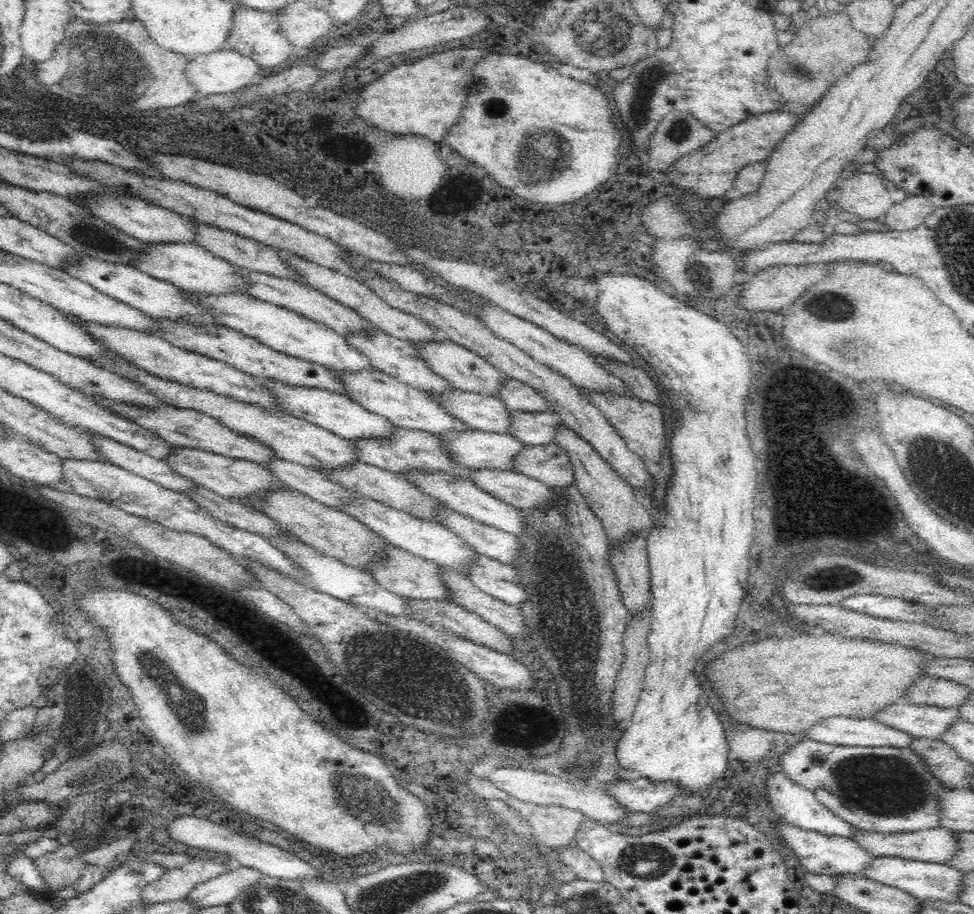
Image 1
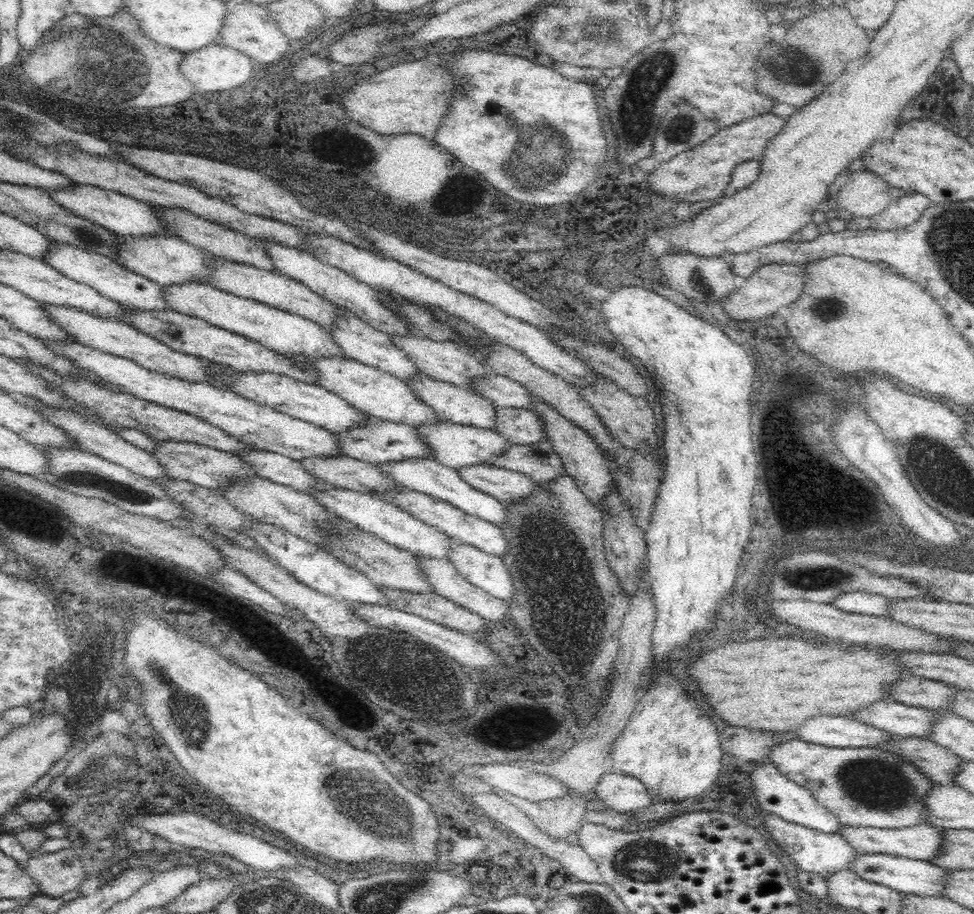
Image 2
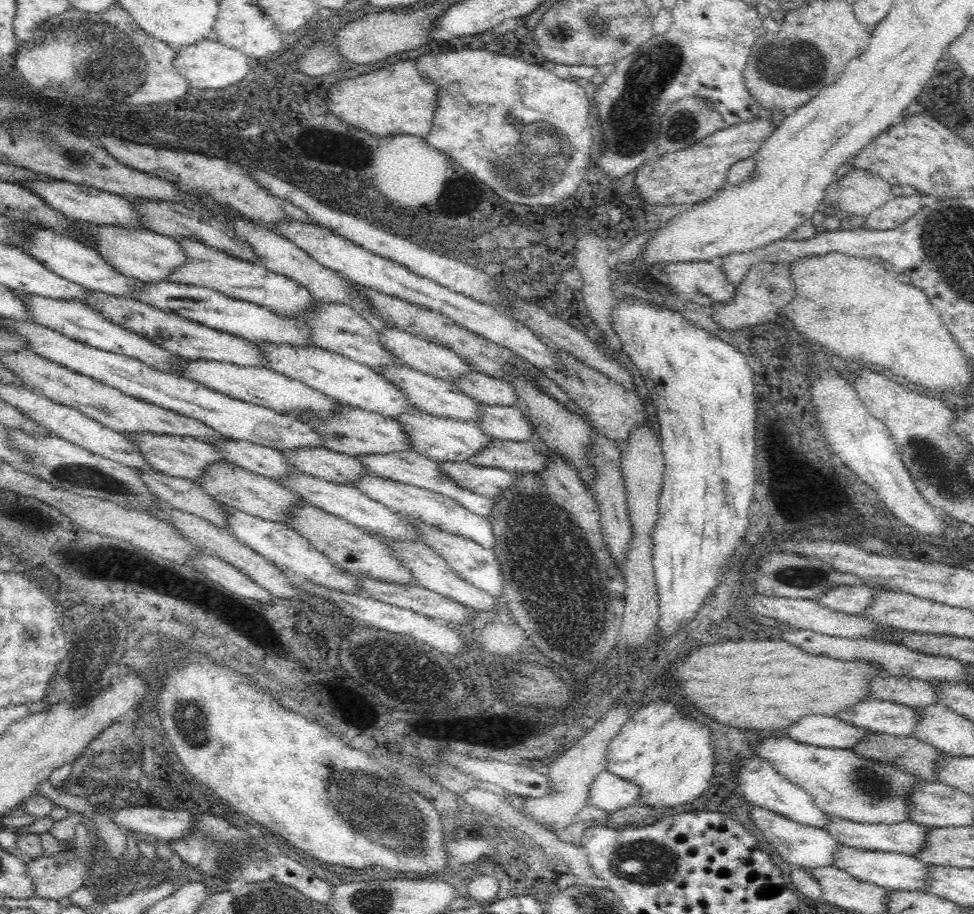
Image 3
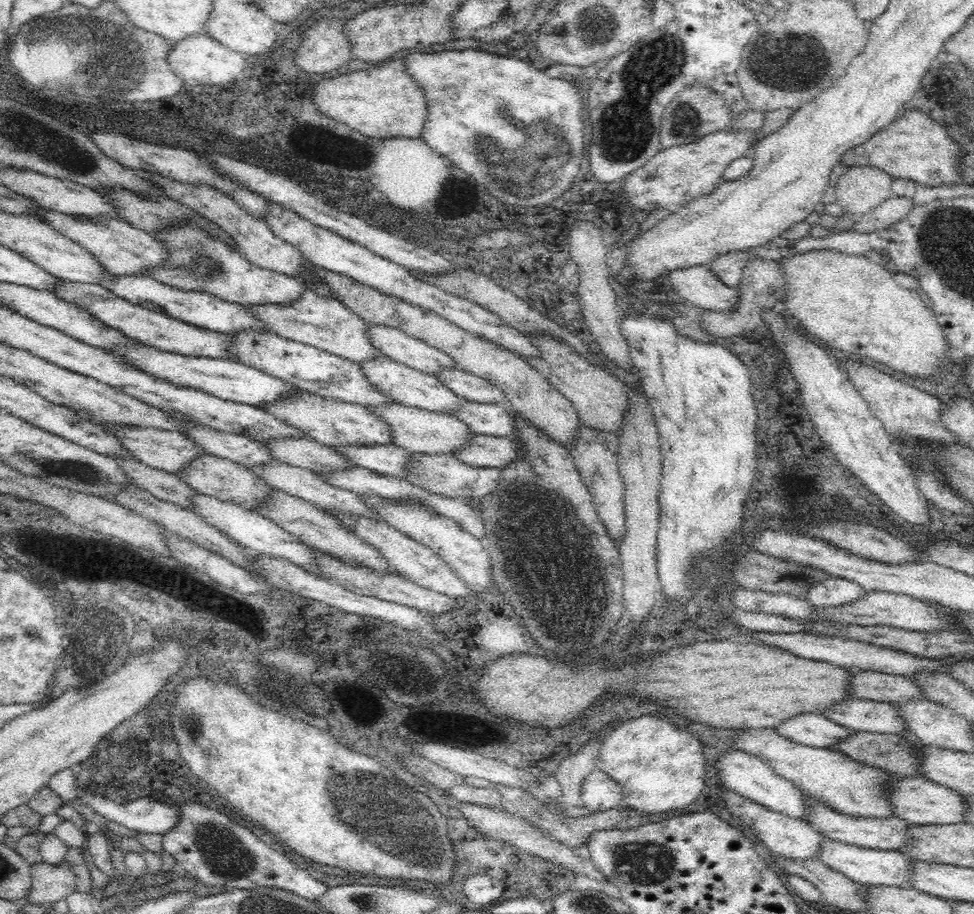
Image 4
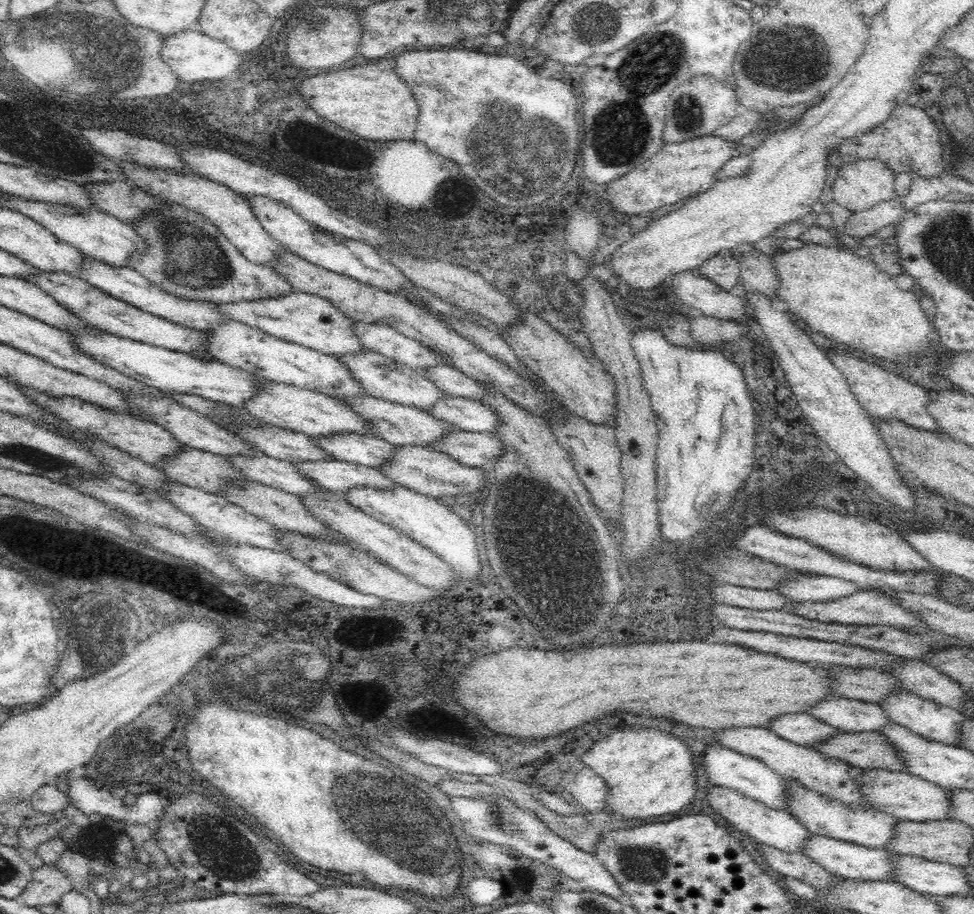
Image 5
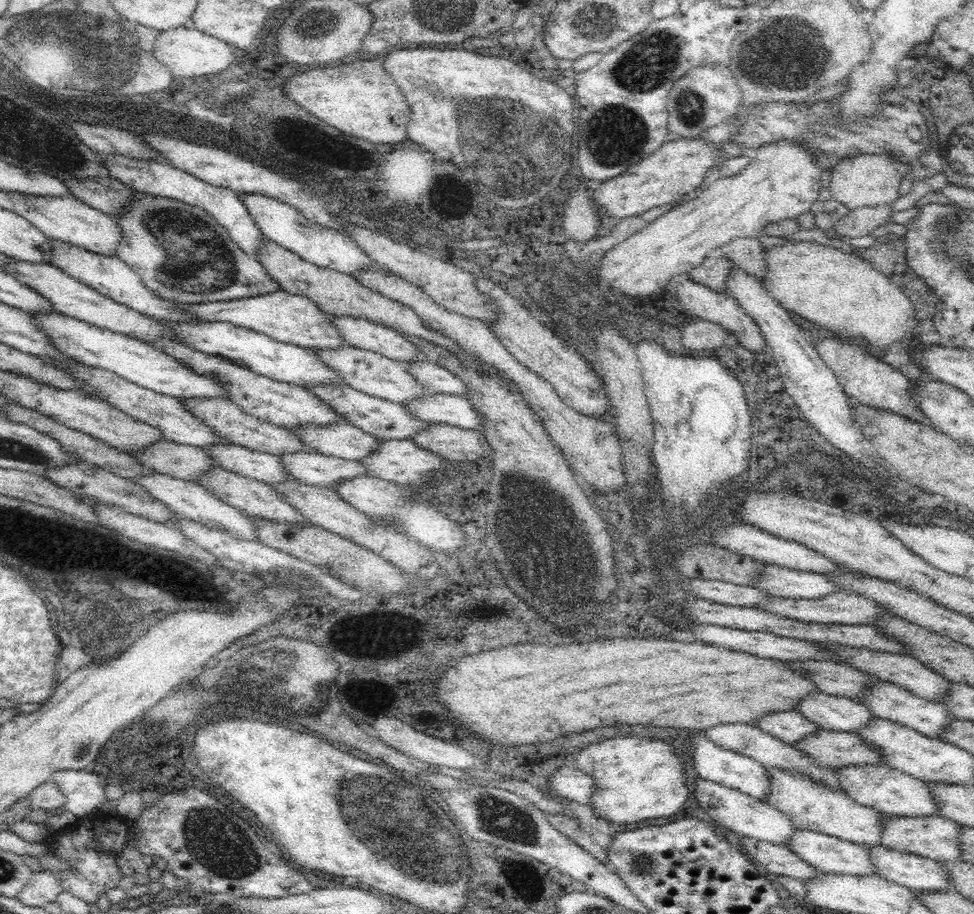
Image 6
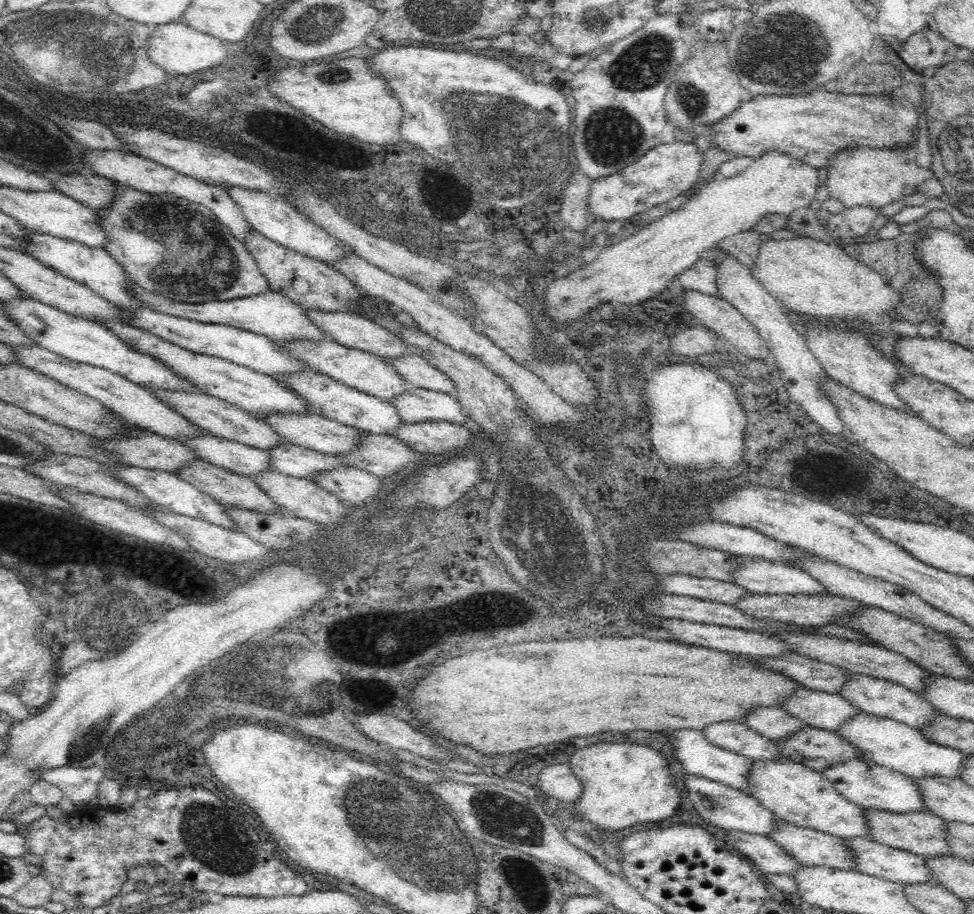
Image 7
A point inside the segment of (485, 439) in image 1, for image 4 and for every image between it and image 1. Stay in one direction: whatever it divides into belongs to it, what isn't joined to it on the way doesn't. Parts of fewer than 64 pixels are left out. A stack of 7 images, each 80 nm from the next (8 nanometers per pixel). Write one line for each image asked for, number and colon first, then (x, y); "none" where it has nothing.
2: (456, 446)
3: (441, 439)
4: (419, 431)

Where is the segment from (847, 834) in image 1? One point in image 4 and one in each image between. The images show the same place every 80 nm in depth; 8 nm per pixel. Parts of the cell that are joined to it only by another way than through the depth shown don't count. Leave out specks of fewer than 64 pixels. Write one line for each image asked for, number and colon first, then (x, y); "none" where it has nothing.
2: (777, 794)
3: (762, 786)
4: (748, 776)

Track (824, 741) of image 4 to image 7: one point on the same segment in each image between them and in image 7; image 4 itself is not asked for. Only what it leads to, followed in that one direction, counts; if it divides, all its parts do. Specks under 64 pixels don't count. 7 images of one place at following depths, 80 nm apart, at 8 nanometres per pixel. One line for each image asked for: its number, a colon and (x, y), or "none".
5: (803, 729)
6: (791, 727)
7: (773, 722)

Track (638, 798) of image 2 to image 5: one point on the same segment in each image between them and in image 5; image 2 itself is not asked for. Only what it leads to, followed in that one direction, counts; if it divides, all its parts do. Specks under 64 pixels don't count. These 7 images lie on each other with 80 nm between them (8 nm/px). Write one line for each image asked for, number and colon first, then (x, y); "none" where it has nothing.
3: (610, 793)
4: (600, 793)
5: (591, 791)

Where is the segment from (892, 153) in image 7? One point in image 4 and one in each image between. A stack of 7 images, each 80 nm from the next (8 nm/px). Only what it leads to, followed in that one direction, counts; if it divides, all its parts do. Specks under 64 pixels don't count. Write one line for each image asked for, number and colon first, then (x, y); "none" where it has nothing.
4: (860, 188)
5: (860, 185)
6: (865, 180)

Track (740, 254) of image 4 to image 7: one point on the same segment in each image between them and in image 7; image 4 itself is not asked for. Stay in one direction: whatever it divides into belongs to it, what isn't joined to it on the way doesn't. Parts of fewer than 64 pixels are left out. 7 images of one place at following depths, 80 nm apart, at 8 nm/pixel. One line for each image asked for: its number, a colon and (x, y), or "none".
5: (723, 269)
6: (714, 272)
7: (702, 277)

